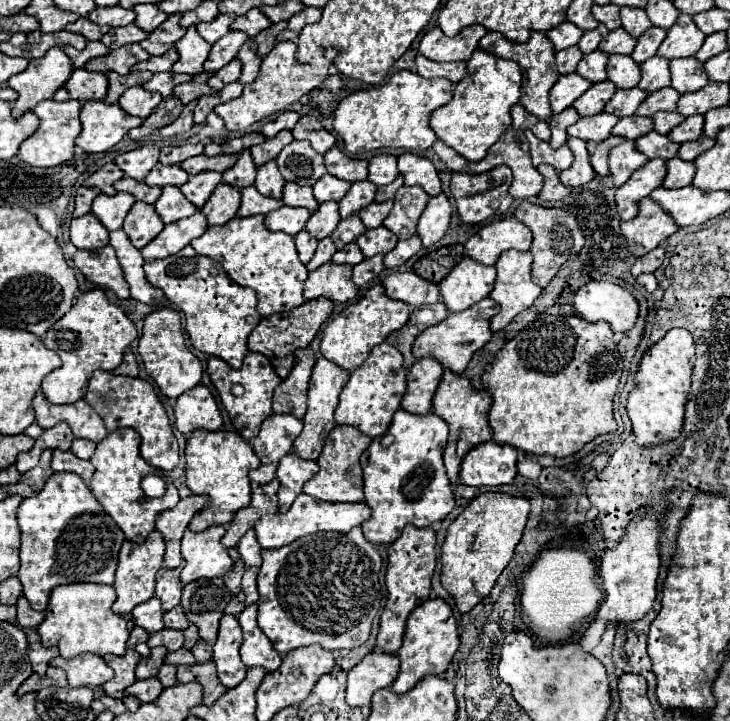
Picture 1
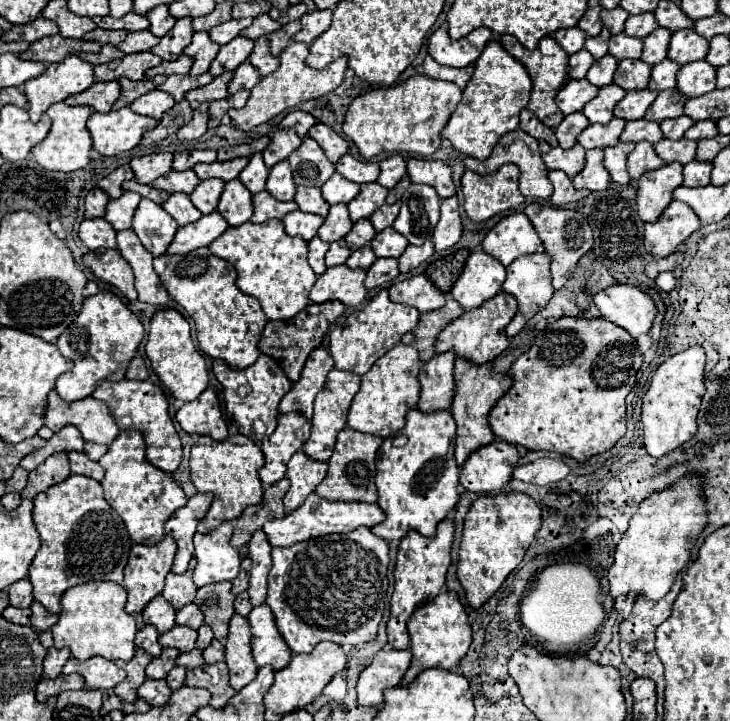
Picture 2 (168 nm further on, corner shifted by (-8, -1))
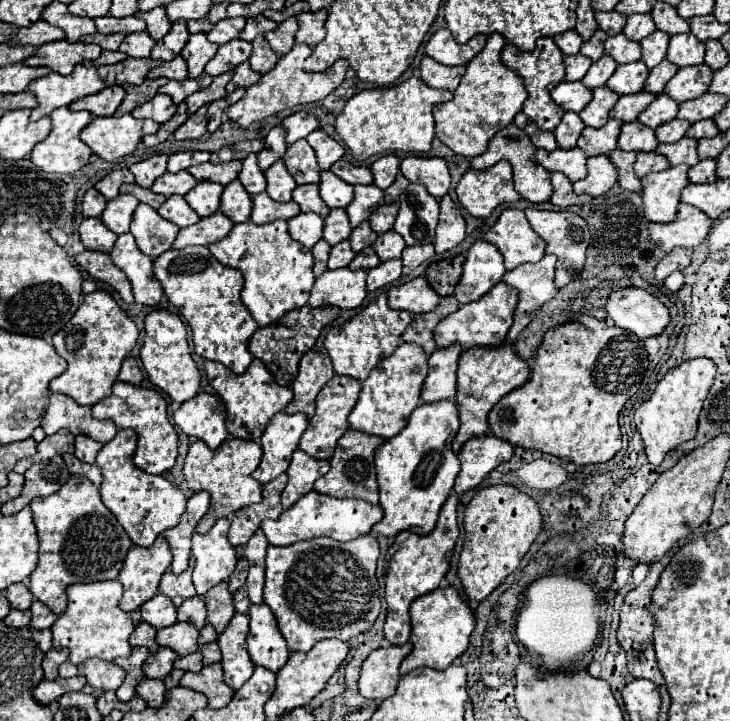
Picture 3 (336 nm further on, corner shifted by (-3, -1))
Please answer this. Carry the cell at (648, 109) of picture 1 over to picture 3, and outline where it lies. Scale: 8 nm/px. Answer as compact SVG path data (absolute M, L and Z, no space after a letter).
M661 93L661 95L657 95L655 101L639 115L639 121L641 121L643 125L655 129L655 127L659 127L659 125L675 119L675 117L677 117L677 107L679 107L679 105L677 105L675 101L671 101L669 95Z

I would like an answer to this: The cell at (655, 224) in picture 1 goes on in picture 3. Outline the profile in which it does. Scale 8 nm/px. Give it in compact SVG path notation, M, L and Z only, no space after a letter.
M681 203L679 217L673 223L651 223L651 239L665 251L673 251L675 247L693 249L707 237L713 219L707 217L703 211L695 209L693 205Z

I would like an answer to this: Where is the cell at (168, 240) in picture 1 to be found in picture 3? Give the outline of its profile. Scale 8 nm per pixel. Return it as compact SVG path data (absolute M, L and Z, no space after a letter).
M217 211L215 215L209 215L205 219L201 219L195 225L189 225L185 229L179 231L173 247L175 249L183 249L187 245L211 245L221 241L233 227L233 221L227 219L227 215L223 215L221 211Z

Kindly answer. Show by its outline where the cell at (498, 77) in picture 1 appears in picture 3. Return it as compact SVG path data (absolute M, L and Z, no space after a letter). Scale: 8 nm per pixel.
M493 33L487 39L483 51L467 63L465 75L459 87L453 91L453 99L433 107L435 135L455 153L463 157L477 157L487 149L489 139L513 123L513 115L521 111L527 91L519 75L501 63L501 49L505 45L503 35Z

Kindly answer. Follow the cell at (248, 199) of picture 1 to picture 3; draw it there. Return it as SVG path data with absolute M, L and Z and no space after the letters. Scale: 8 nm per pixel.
M265 191L259 195L253 195L251 221L257 225L265 225L265 223L271 223L275 219L291 219L299 213L301 211L299 211L299 205L295 201L279 203L279 201L273 201Z

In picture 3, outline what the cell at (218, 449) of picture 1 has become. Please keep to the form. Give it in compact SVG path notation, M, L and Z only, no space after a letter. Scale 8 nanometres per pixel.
M227 439L221 443L217 451L209 449L203 441L195 441L189 447L183 467L185 481L191 491L209 491L211 495L211 507L197 525L199 533L207 533L219 517L231 517L241 507L261 501L261 483L251 477L251 473L259 467L261 457L263 457L261 445L245 439Z

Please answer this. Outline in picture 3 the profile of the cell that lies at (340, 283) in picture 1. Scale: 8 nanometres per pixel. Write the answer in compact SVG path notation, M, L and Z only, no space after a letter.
M327 269L313 285L309 305L325 307L335 305L339 309L357 309L361 307L367 289L365 289L365 271L351 269Z

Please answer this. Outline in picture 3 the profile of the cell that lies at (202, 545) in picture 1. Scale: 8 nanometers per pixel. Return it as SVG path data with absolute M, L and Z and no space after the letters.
M219 519L209 533L193 535L193 583L197 595L205 595L211 587L221 581L229 581L229 575L235 571L237 553L227 539L229 519Z

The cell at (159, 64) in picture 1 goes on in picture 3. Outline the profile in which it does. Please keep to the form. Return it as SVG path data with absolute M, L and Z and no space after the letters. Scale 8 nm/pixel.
M175 57L173 61L163 63L163 65L155 67L155 69L151 69L147 77L151 77L151 79L155 79L155 77L167 77L167 79L183 81L183 79L187 79L187 65L185 65L185 59L183 59L183 57Z

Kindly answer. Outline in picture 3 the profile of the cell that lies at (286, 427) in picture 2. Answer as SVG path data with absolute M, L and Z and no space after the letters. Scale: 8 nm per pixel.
M281 411L279 415L275 415L261 435L263 459L253 473L253 479L257 479L259 483L269 483L277 475L285 473L307 425L309 419L303 413L287 415Z

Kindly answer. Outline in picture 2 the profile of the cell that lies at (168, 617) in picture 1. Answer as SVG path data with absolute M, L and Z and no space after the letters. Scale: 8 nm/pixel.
M188 603L184 609L176 613L176 625L188 625L192 629L198 629L202 621L204 621L204 615L194 603Z

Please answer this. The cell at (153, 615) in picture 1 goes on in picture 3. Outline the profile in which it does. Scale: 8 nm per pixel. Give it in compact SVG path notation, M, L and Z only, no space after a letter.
M157 593L153 599L143 603L141 615L143 615L143 621L153 625L155 629L169 627L177 621L177 609L171 603L171 599L167 599L167 595L163 595L163 593Z

